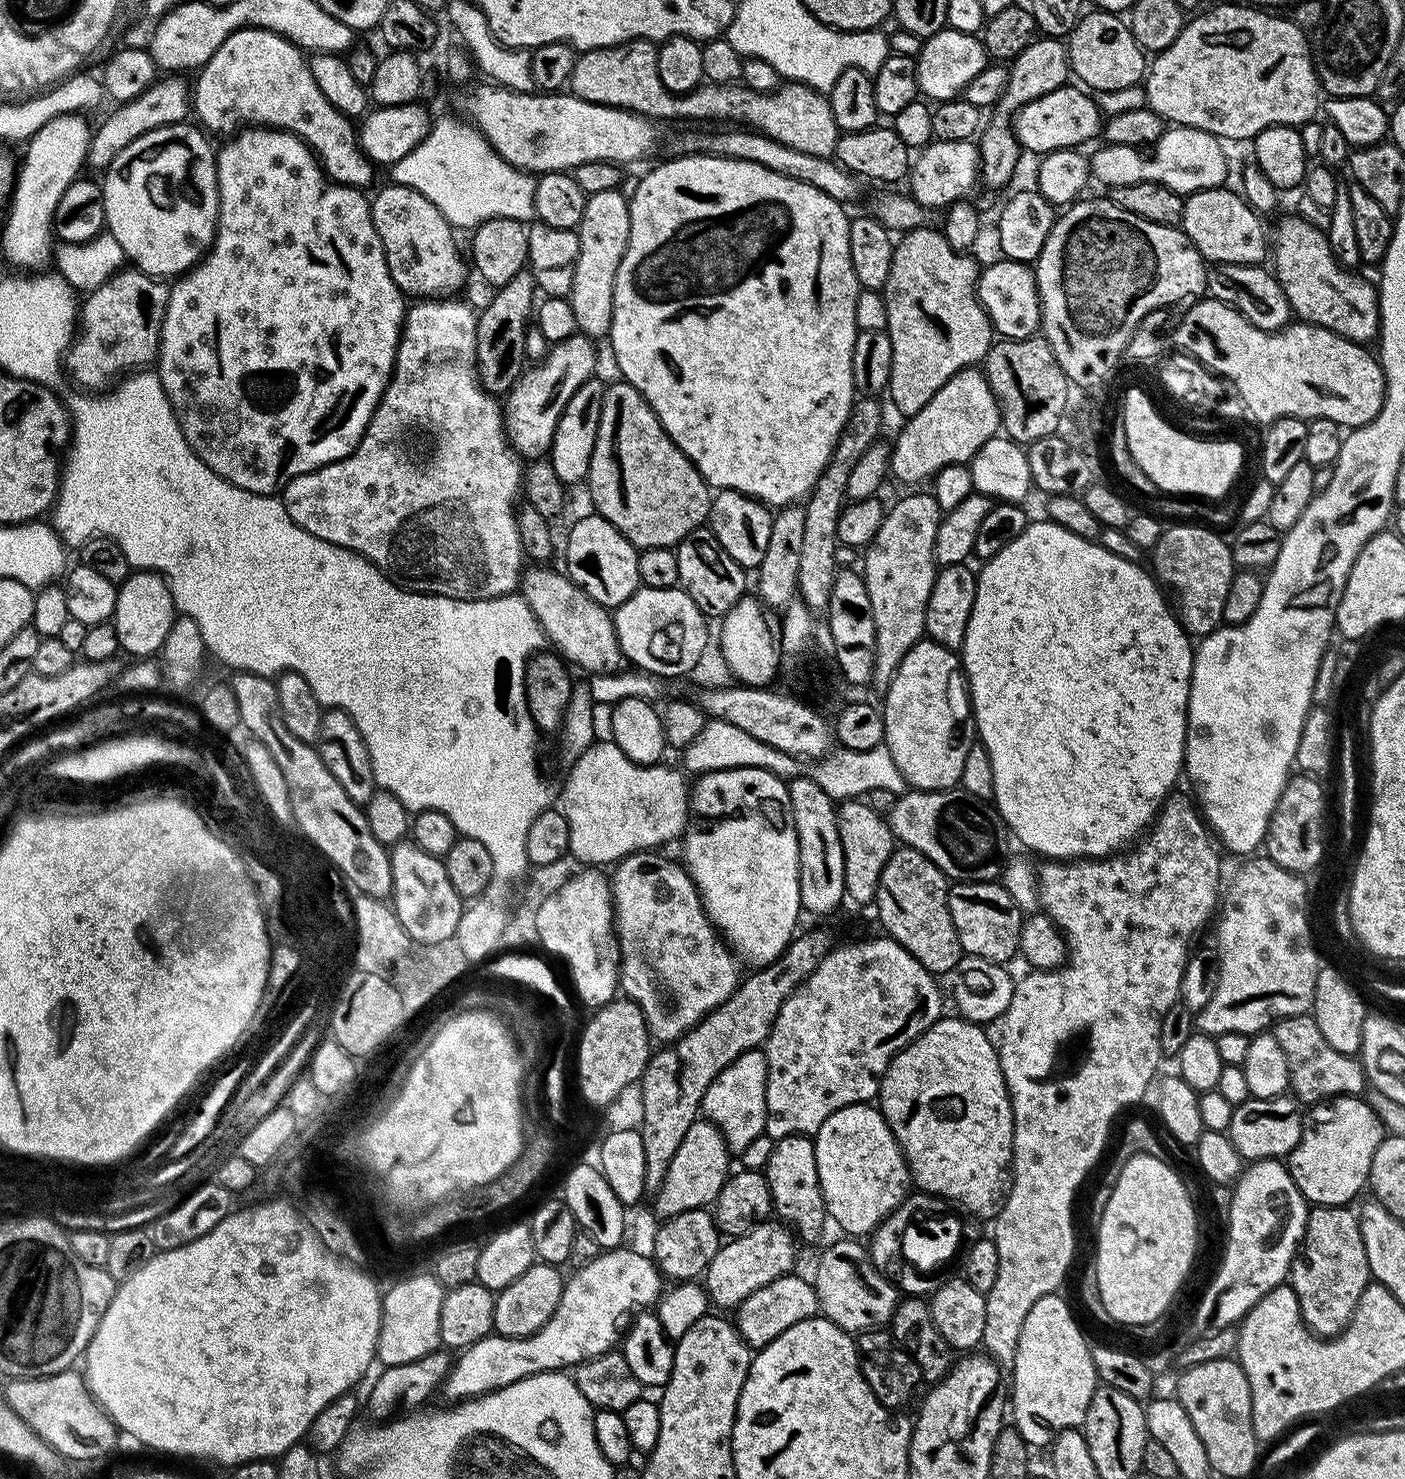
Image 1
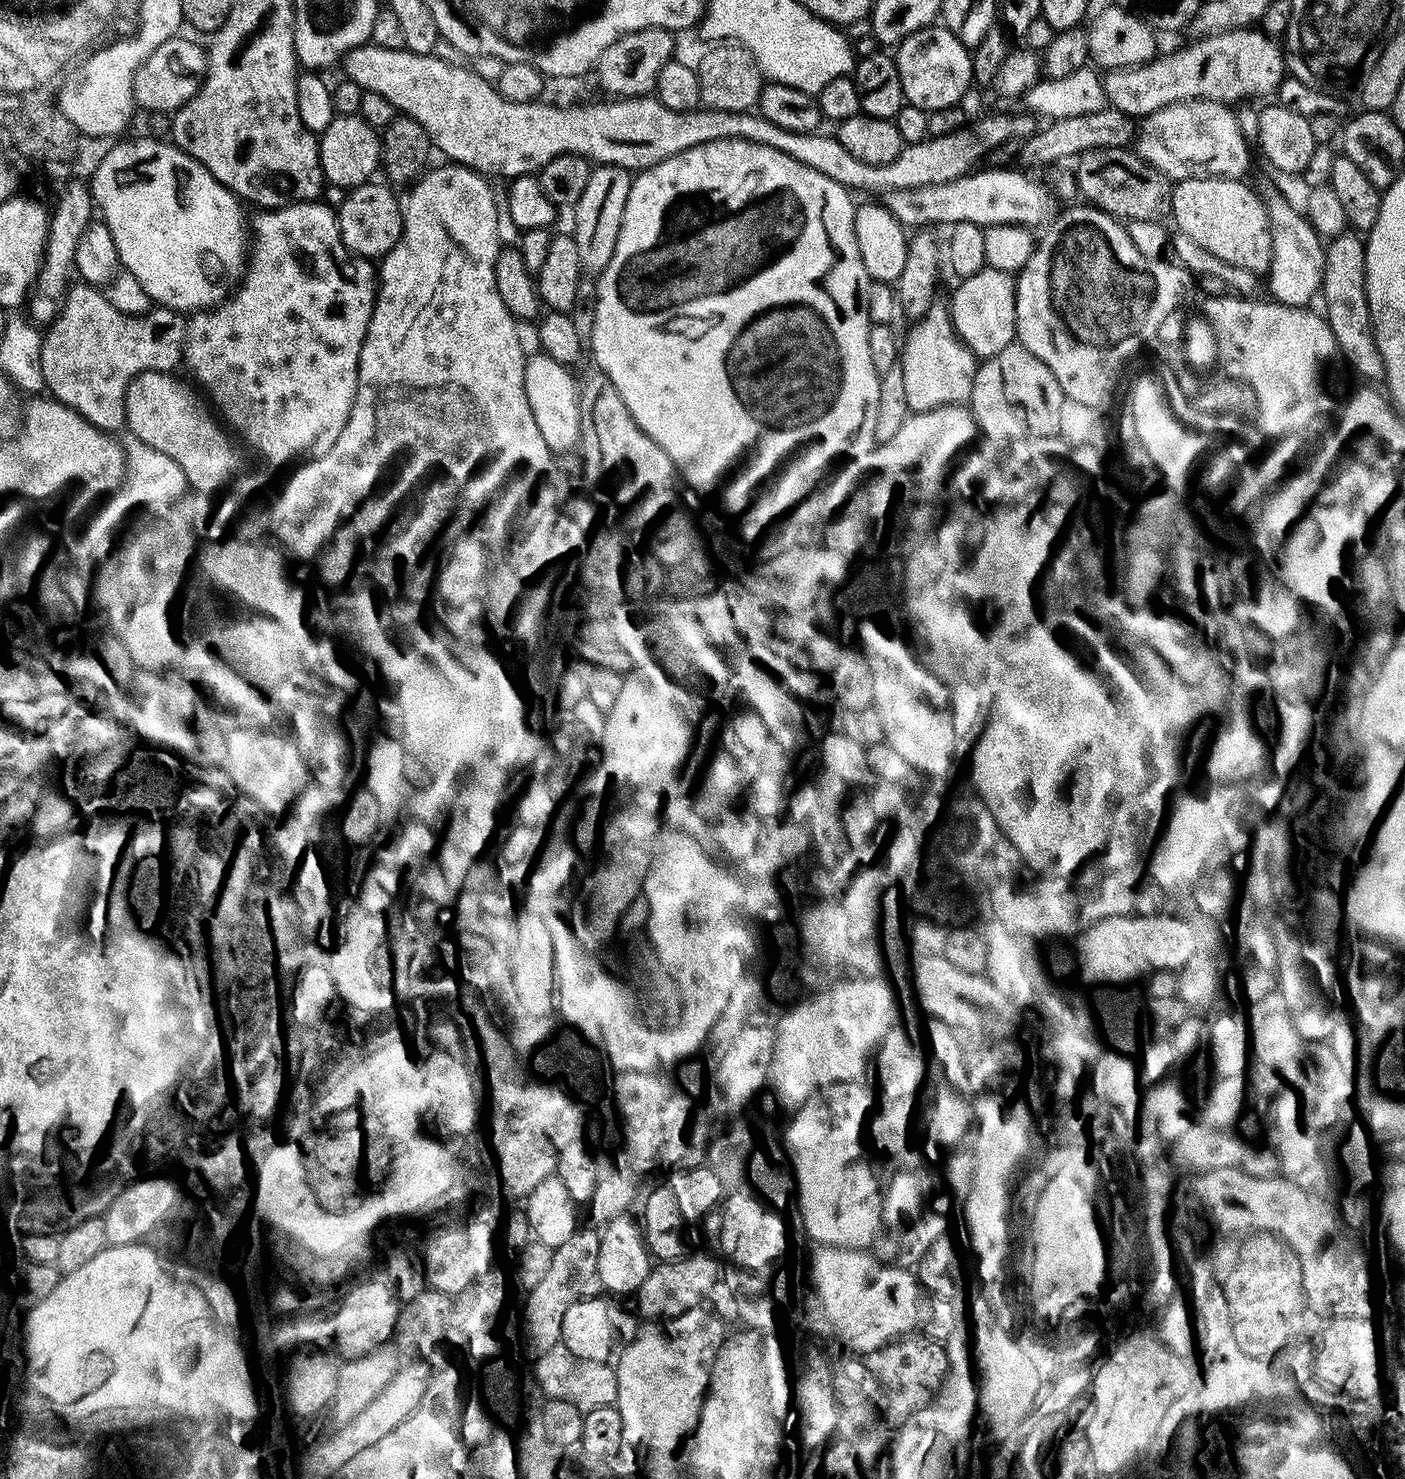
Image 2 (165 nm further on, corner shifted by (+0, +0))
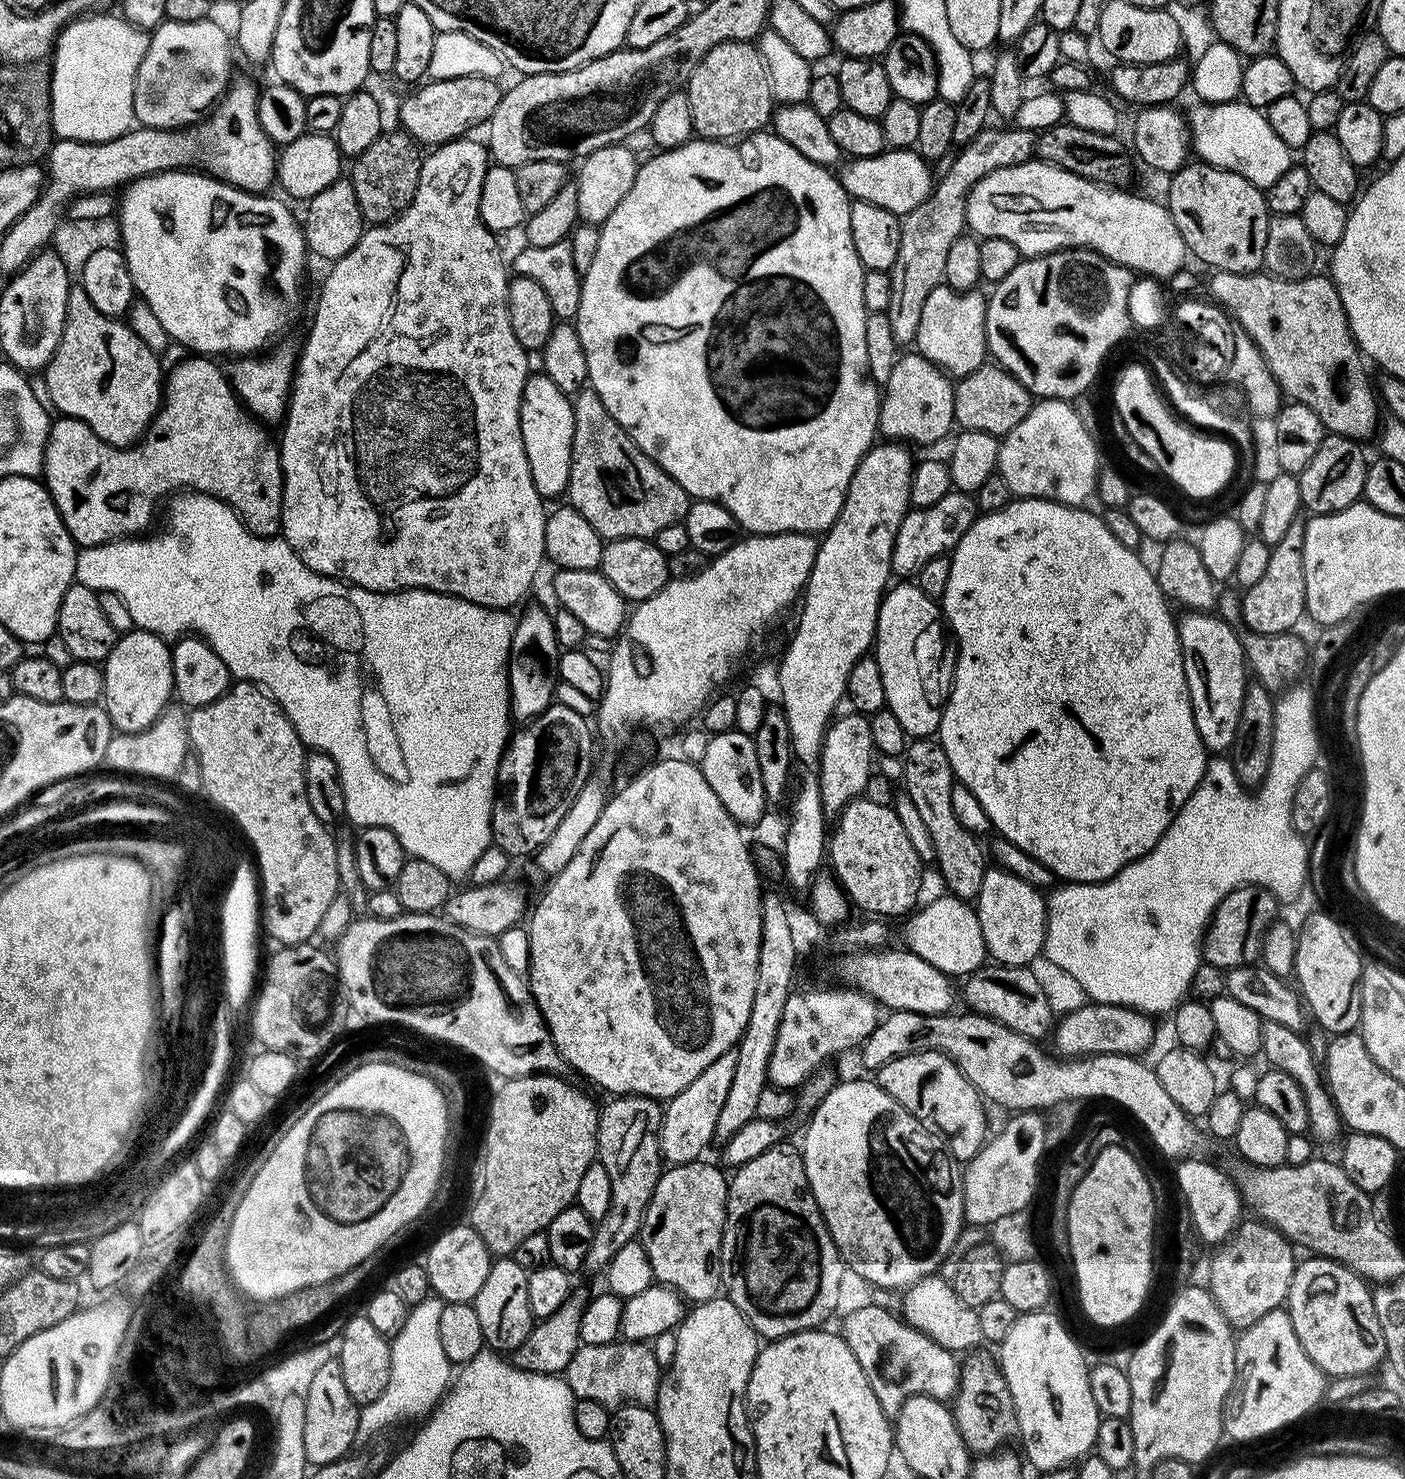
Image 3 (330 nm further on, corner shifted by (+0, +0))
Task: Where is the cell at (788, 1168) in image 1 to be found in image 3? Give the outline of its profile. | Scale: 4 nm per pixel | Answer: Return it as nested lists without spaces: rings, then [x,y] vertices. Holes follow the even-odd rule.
[[[784,1147],[767,1148],[758,1158],[750,1158],[750,1162],[731,1173],[718,1257],[723,1295],[734,1302],[757,1337],[769,1341],[819,1329],[823,1325],[820,1323],[830,1319],[840,1304],[840,1287],[846,1273],[844,1257],[832,1241],[814,1194],[808,1189],[803,1155],[797,1149],[795,1152]]]

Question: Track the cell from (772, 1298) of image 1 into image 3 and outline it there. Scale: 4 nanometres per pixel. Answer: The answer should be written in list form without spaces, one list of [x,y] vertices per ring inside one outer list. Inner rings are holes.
[[[878,1302],[864,1304],[845,1318],[842,1329],[844,1340],[870,1382],[870,1390],[874,1390],[874,1398],[878,1398],[882,1410],[890,1418],[900,1413],[900,1407],[911,1396],[929,1396],[948,1402],[960,1386],[960,1364],[954,1353],[938,1346],[938,1342],[894,1313]]]

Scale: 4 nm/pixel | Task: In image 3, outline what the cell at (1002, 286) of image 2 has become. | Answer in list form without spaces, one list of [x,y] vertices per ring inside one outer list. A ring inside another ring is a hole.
[[[941,286],[930,290],[922,306],[922,322],[918,322],[918,334],[914,348],[952,378],[963,378],[986,363],[986,310],[988,302],[980,290],[955,292],[953,288]]]

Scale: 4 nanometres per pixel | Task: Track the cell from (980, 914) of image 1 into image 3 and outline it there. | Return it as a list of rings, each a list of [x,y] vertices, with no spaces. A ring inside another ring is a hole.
[[[916,738],[909,743],[903,757],[904,784],[903,791],[914,798],[914,806],[918,806],[918,814],[922,822],[926,822],[926,830],[930,830],[930,839],[934,841],[936,854],[935,865],[940,868],[944,884],[949,893],[965,901],[975,901],[982,890],[982,878],[986,871],[984,852],[975,835],[964,829],[962,822],[954,814],[954,805],[950,803],[950,790],[954,783],[950,758],[946,758],[946,750],[936,738]]]

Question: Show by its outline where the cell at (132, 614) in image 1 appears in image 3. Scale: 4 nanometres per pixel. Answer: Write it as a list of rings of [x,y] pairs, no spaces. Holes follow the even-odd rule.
[[[133,630],[119,637],[114,650],[103,661],[104,695],[102,707],[113,729],[141,732],[152,725],[169,707],[174,696],[172,687],[172,649],[152,632]],[[165,644],[165,645],[164,645]],[[169,699],[169,700],[168,700]]]

